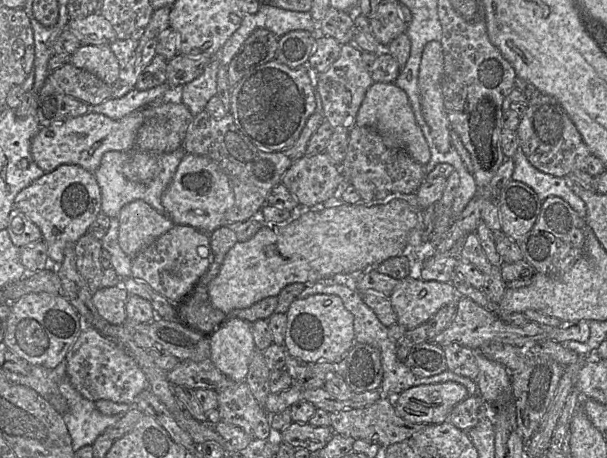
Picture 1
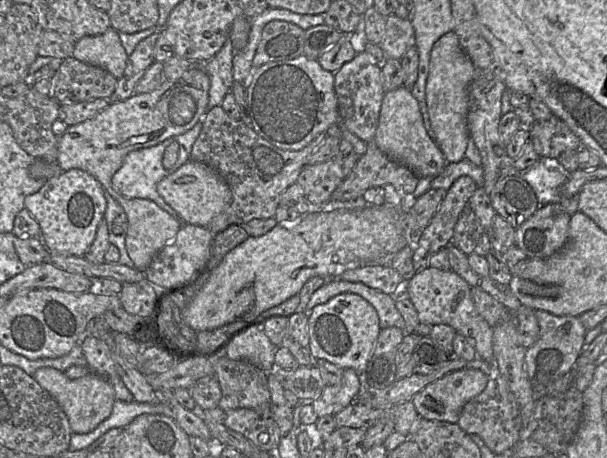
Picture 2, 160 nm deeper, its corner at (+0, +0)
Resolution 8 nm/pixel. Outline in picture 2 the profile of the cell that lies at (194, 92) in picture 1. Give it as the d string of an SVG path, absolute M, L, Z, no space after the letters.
M231 39L225 42L220 51L208 62L204 63L204 70L210 79L208 111L221 106L223 98L231 90L233 80L234 50Z

